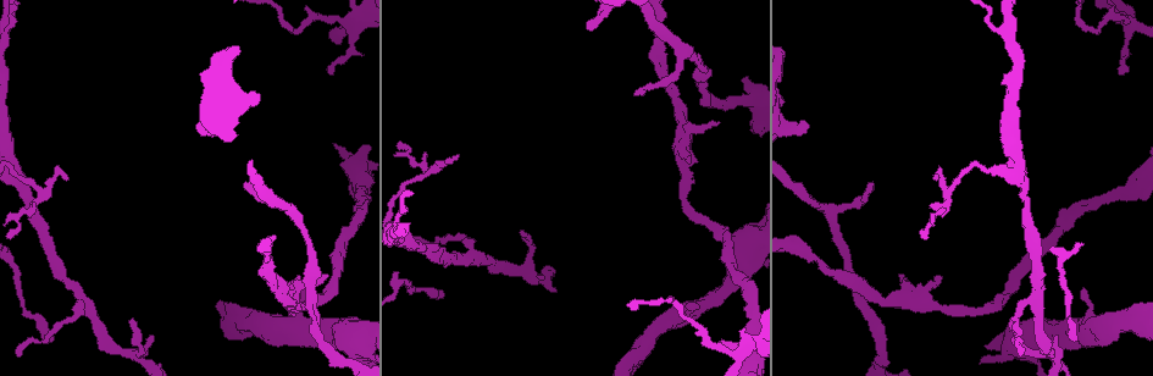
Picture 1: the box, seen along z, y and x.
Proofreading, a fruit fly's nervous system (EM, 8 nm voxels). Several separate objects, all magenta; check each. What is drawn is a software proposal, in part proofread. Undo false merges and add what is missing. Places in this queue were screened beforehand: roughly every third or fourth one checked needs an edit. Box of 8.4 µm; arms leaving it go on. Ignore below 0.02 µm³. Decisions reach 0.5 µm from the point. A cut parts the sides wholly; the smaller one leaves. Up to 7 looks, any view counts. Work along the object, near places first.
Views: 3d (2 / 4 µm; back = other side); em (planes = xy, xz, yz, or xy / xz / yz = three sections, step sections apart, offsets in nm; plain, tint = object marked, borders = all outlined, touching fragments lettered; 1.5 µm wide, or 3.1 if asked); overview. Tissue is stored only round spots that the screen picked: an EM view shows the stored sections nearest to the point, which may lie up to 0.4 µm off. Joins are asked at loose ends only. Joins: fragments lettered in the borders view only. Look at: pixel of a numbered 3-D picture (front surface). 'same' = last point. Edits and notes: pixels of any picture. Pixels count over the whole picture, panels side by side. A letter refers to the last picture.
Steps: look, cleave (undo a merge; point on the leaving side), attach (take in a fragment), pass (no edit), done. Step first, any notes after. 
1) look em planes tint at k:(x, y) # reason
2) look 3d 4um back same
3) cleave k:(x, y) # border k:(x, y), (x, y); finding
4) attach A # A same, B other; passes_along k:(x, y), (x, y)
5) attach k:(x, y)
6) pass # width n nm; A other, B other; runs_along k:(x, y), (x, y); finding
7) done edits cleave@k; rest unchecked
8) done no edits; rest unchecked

look em xy step 8 tint at 1:(42, 193) # sharp bend

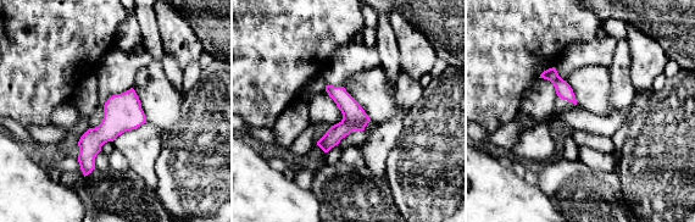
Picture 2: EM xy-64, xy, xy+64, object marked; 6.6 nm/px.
look em planes borders same # another direction

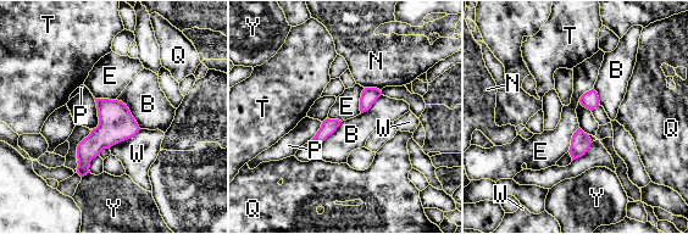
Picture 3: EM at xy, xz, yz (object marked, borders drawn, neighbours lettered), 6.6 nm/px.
pass # width 50 nm; longest_contact B 260 nm; B other, E other, N other, P other, Q other, T other, W other, Y other; continuous, no second neuron

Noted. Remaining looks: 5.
look 3d 2um at 1:(1121, 75) # an open end

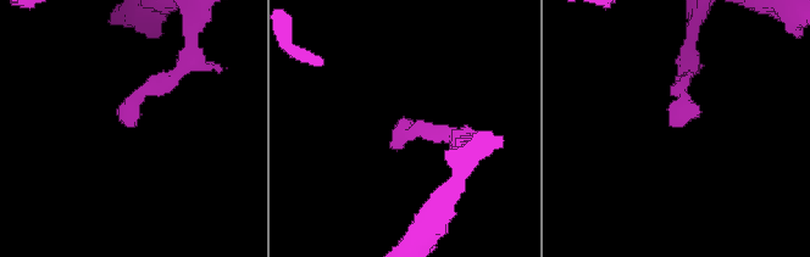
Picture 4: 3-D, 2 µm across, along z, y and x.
look em xy step 4 borders at 4:(136, 125) # need the tissue

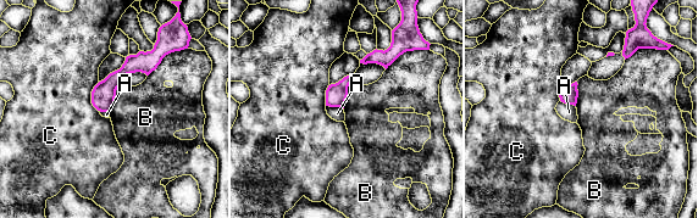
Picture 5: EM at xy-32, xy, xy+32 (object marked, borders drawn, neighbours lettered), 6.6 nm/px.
pass # A other, B other, C other; border 5:(172, 51), (148, 76); none of them fits

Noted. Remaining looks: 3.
look em xz step 8 borders at 1:(1084, 289) # branch stops here

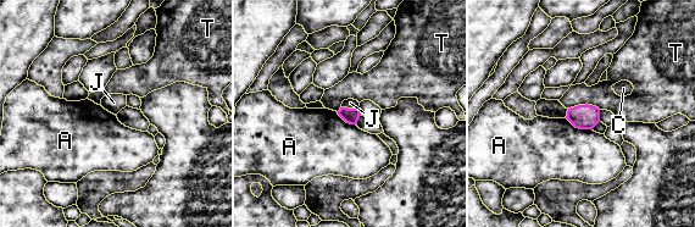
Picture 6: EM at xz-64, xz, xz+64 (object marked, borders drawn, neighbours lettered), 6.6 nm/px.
pass # A other, C other, J other, T other; no lettered fragment goes on from it

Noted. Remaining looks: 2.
done no edits; rest unchecked

